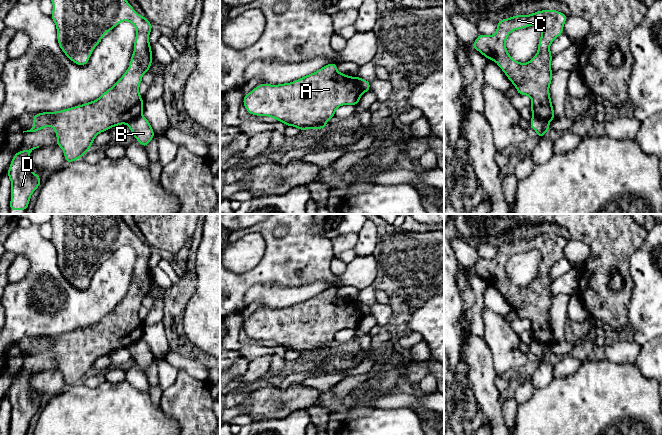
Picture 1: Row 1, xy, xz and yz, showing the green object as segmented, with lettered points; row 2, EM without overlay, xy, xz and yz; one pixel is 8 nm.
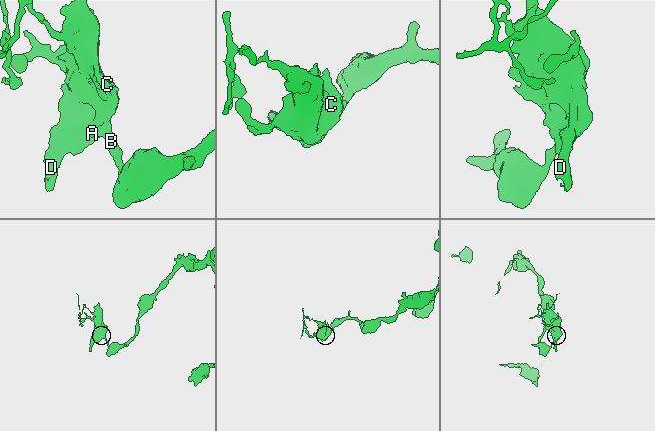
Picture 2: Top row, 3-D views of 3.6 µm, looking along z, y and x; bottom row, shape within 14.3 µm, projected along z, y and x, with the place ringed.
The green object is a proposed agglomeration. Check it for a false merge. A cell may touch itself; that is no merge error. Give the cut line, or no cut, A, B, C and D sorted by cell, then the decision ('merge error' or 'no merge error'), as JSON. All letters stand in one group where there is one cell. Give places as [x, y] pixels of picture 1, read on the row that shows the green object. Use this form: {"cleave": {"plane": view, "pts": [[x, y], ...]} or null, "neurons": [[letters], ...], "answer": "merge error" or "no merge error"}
{"cleave": {"plane": "yz", "pts": [[533, 115], [549, 121]]}, "neurons": [["A", "C", "D"], ["B"]], "answer": "merge error"}

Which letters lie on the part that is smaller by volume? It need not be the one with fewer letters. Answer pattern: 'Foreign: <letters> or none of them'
Foreign: A, C, D

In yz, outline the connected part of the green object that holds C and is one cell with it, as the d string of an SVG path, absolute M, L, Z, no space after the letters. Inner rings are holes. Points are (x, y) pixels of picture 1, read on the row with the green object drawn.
M554 9L541 10L530 15L515 15L501 19L492 36L479 34L473 42L473 49L493 60L516 87L519 95L531 97L532 115L551 122L555 118L549 87L553 77L550 44L561 34L567 20L564 13ZM539 26L541 37L536 55L527 63L514 60L507 51L506 40L514 30Z

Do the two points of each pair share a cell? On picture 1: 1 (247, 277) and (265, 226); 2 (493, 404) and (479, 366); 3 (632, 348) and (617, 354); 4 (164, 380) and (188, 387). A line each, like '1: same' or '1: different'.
1: same
2: same
3: same
4: different

